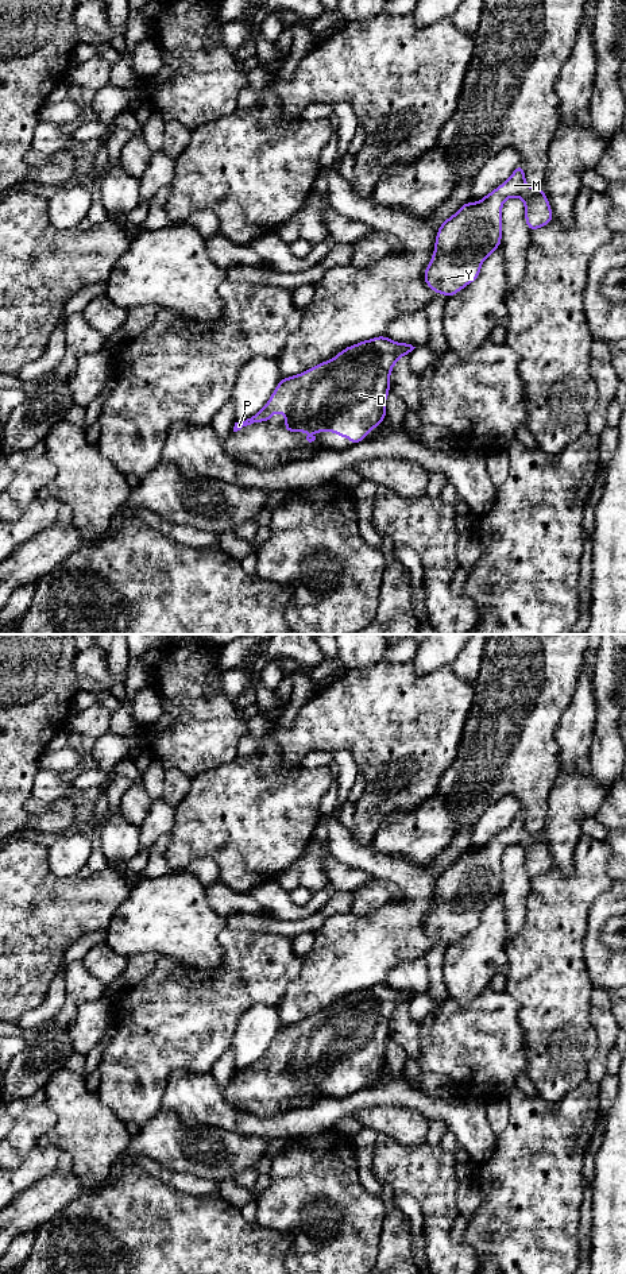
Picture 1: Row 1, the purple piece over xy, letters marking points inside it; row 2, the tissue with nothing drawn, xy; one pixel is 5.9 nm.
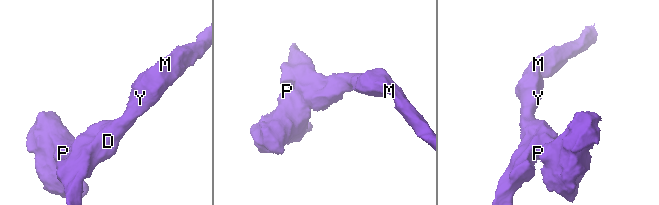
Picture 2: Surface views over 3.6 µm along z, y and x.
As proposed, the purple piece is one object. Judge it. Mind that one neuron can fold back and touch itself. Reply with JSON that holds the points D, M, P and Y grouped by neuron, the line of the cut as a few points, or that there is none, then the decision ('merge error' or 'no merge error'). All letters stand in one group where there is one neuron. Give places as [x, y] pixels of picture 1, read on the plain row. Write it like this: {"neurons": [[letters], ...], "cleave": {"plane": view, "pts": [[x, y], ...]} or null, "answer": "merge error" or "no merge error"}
{"neurons": [["D", "M", "P", "Y"]], "cleave": null, "answer": "no merge error"}

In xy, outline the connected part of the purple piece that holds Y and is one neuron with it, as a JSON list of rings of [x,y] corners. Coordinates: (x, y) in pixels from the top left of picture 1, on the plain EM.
[[[519,811],[509,827],[494,837],[478,850],[464,850],[461,856],[438,876],[434,902],[425,918],[424,929],[448,947],[463,935],[478,927],[480,914],[486,906],[501,895],[502,887],[502,853],[509,845],[521,845],[525,850],[525,868],[529,879],[548,873],[553,868],[553,861],[544,837],[530,835],[525,830],[523,812]]]

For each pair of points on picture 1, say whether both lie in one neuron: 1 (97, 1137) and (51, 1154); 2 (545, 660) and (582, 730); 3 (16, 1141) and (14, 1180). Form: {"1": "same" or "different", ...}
{"1": "different", "2": "different", "3": "different"}

